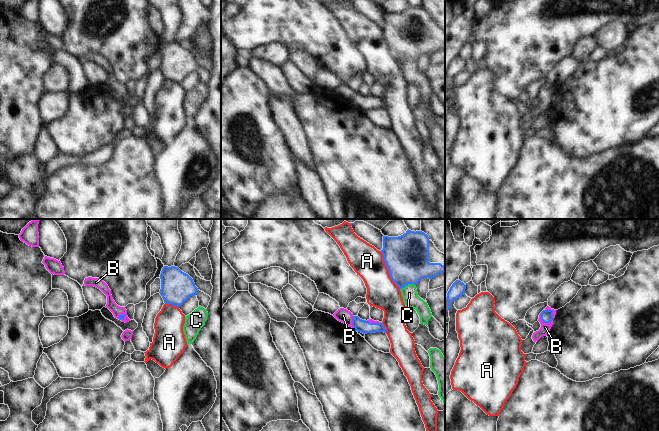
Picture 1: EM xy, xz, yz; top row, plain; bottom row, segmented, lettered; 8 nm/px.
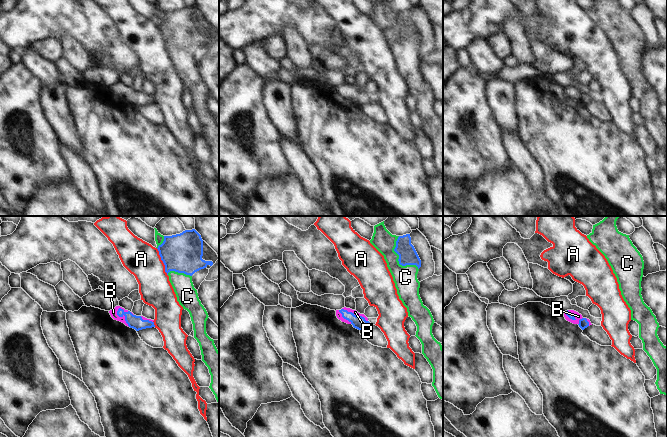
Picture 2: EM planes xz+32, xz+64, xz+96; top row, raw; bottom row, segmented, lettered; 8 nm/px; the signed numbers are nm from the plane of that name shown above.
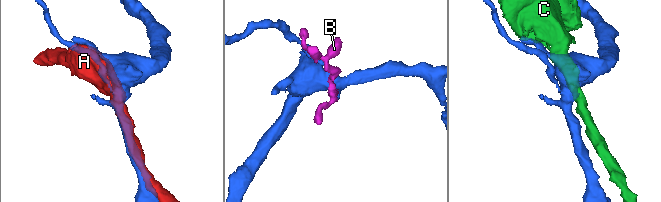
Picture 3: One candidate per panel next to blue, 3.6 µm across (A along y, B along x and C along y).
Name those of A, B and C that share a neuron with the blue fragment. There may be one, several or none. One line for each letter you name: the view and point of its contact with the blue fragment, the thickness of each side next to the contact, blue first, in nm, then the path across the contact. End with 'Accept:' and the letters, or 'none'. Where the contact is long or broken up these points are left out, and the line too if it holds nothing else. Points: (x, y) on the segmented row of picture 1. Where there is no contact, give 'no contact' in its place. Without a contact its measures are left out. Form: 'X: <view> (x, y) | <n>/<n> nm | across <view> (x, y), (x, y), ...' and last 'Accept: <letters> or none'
B: yz (552, 319) | 100/80 nm | across yz (546, 315), (552, 319), (545, 327)
Accept: B

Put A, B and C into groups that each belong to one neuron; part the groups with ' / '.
A / B / C

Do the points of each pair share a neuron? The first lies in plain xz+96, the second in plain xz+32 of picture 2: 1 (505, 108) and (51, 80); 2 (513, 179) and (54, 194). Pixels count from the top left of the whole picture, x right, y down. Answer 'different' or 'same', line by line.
1: different
2: same

